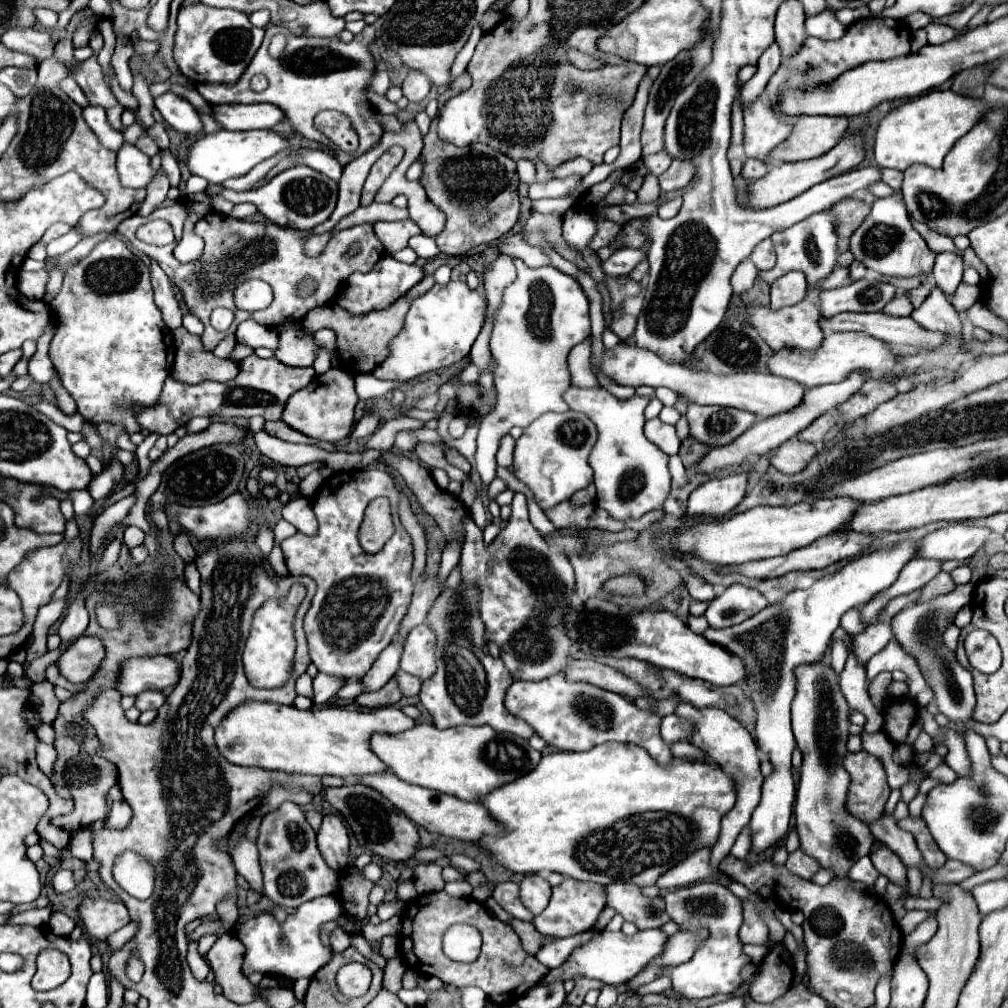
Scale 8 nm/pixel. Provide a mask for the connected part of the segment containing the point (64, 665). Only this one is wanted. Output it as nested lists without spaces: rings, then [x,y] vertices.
[[[82,635],[58,659],[58,667],[60,667],[60,673],[68,681],[88,683],[96,675],[104,655],[106,655],[106,651],[104,651],[104,645],[98,637]]]

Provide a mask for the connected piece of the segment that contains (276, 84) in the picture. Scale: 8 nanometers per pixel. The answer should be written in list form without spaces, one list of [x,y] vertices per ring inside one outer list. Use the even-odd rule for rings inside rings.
[[[270,25],[270,27],[266,27],[266,37],[262,41],[262,47],[256,51],[244,77],[236,85],[204,85],[204,83],[200,83],[198,93],[212,105],[270,103],[272,101],[272,105],[278,105],[284,111],[284,115],[288,117],[294,131],[298,131],[300,135],[304,135],[308,139],[320,141],[332,149],[338,149],[338,147],[314,127],[314,117],[324,109],[342,111],[344,115],[348,115],[352,119],[352,125],[360,135],[360,145],[354,153],[348,153],[342,149],[338,149],[338,153],[336,153],[338,161],[342,165],[346,165],[352,159],[366,153],[374,145],[374,141],[380,141],[380,137],[384,133],[384,129],[378,121],[376,109],[372,109],[372,105],[366,99],[368,85],[376,73],[376,59],[372,57],[374,41],[376,41],[376,27],[374,25],[366,25],[364,31],[358,33],[350,43],[342,43],[336,37],[332,37],[332,39],[296,37],[284,27]],[[276,33],[284,33],[288,39],[288,45],[286,45],[286,51],[282,53],[282,57],[272,59],[268,55],[268,45],[270,45],[272,35],[276,35]],[[256,73],[264,73],[268,77],[270,85],[266,91],[256,93],[250,89],[250,79]],[[274,99],[278,99],[278,101],[274,101]]]

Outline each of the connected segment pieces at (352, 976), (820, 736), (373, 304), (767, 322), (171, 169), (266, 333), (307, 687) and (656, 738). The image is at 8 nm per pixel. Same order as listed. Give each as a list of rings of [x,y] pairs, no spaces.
[[[349,963],[343,966],[336,975],[340,992],[347,997],[359,997],[369,989],[372,972],[362,963]]]
[[[826,657],[810,665],[798,665],[794,675],[796,697],[792,701],[792,729],[804,757],[794,807],[800,849],[816,859],[822,869],[830,869],[834,879],[848,879],[850,867],[860,857],[868,855],[874,843],[870,827],[852,817],[846,809],[850,776],[842,765],[842,759],[848,753],[846,741],[850,735],[850,707],[840,691],[838,675]]]
[[[384,255],[370,273],[352,273],[352,277],[348,277],[348,281],[342,285],[336,303],[348,311],[350,315],[366,315],[370,311],[380,311],[380,309],[388,309],[396,299],[400,299],[410,287],[414,287],[418,281],[422,281],[424,271],[418,265],[408,265],[408,263],[400,263],[390,255]]]
[[[804,299],[798,305],[784,307],[780,311],[772,311],[768,307],[748,307],[748,315],[752,319],[754,329],[760,333],[760,337],[770,345],[772,351],[780,351],[784,347],[794,347],[794,349],[804,349],[804,351],[814,351],[822,345],[824,341],[824,331],[820,329],[820,309],[816,307],[814,301]]]
[[[168,149],[162,153],[162,167],[160,167],[160,169],[168,175],[168,179],[170,179],[170,185],[172,185],[172,187],[179,186],[181,181],[179,163],[176,161],[176,157],[174,157]]]
[[[256,321],[240,323],[238,331],[236,331],[236,339],[238,339],[238,343],[244,343],[252,349],[258,349],[258,347],[268,347],[272,351],[278,349],[278,331],[264,327]]]
[[[304,673],[300,679],[296,679],[296,693],[298,695],[304,695],[304,697],[308,697],[310,699],[313,698],[313,687],[312,687],[313,679],[310,677],[308,673]]]
[[[562,673],[542,681],[516,681],[508,689],[508,711],[532,725],[548,743],[562,751],[588,751],[606,741],[640,743],[658,763],[672,759],[668,743],[660,737],[660,719],[652,711],[638,709],[626,697],[590,683],[568,681]]]

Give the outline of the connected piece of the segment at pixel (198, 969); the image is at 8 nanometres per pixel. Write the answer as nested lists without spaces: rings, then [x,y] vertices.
[[[190,941],[186,960],[188,965],[190,965],[190,969],[192,969],[192,973],[196,973],[196,977],[204,979],[204,977],[208,975],[210,965],[208,965],[208,961],[206,961],[206,959],[204,959],[204,957],[198,953],[198,941]]]

